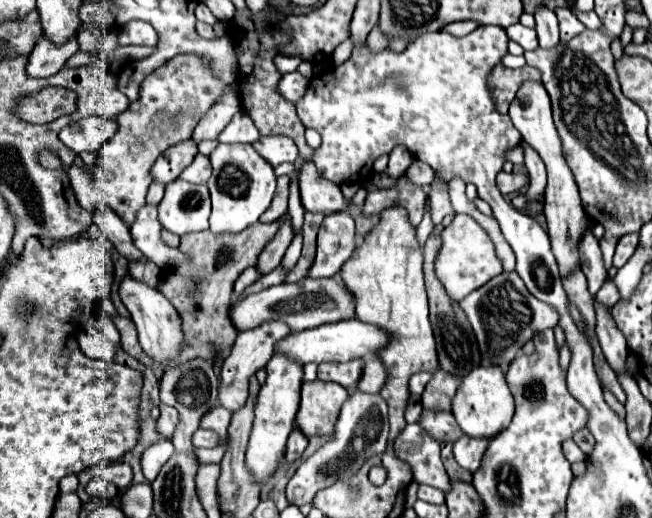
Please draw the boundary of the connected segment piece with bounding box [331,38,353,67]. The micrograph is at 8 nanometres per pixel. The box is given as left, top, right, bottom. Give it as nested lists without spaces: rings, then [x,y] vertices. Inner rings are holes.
[[[350,38],[339,44],[331,55],[334,66],[344,63],[350,57],[352,49],[353,42]]]

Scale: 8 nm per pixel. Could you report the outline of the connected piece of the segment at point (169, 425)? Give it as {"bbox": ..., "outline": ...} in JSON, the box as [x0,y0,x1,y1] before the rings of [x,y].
{"bbox":[158,403,178,437],"outline":[[[160,403],[159,405],[160,419],[158,419],[158,431],[164,435],[164,437],[172,437],[176,425],[178,425],[178,411],[170,405],[164,405]]]}

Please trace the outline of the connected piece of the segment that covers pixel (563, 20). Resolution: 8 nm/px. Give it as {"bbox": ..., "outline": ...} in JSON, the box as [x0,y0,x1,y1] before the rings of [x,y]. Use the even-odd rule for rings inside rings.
{"bbox":[554,7,584,41],"outline":[[[556,7],[554,13],[560,23],[560,41],[570,41],[572,37],[584,31],[584,25],[574,17],[574,13],[568,7]]]}

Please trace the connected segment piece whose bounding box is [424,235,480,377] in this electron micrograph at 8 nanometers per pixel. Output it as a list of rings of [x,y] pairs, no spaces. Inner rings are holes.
[[[430,235],[428,241],[424,243],[424,275],[426,275],[426,291],[430,301],[430,323],[432,323],[436,345],[438,345],[440,369],[454,373],[458,377],[464,377],[468,375],[470,369],[476,369],[480,365],[480,351],[478,351],[478,343],[472,333],[472,327],[468,325],[468,319],[464,317],[464,311],[460,309],[458,301],[452,301],[452,297],[448,297],[446,289],[440,285],[434,273],[434,259],[438,251],[440,251],[440,235]]]

